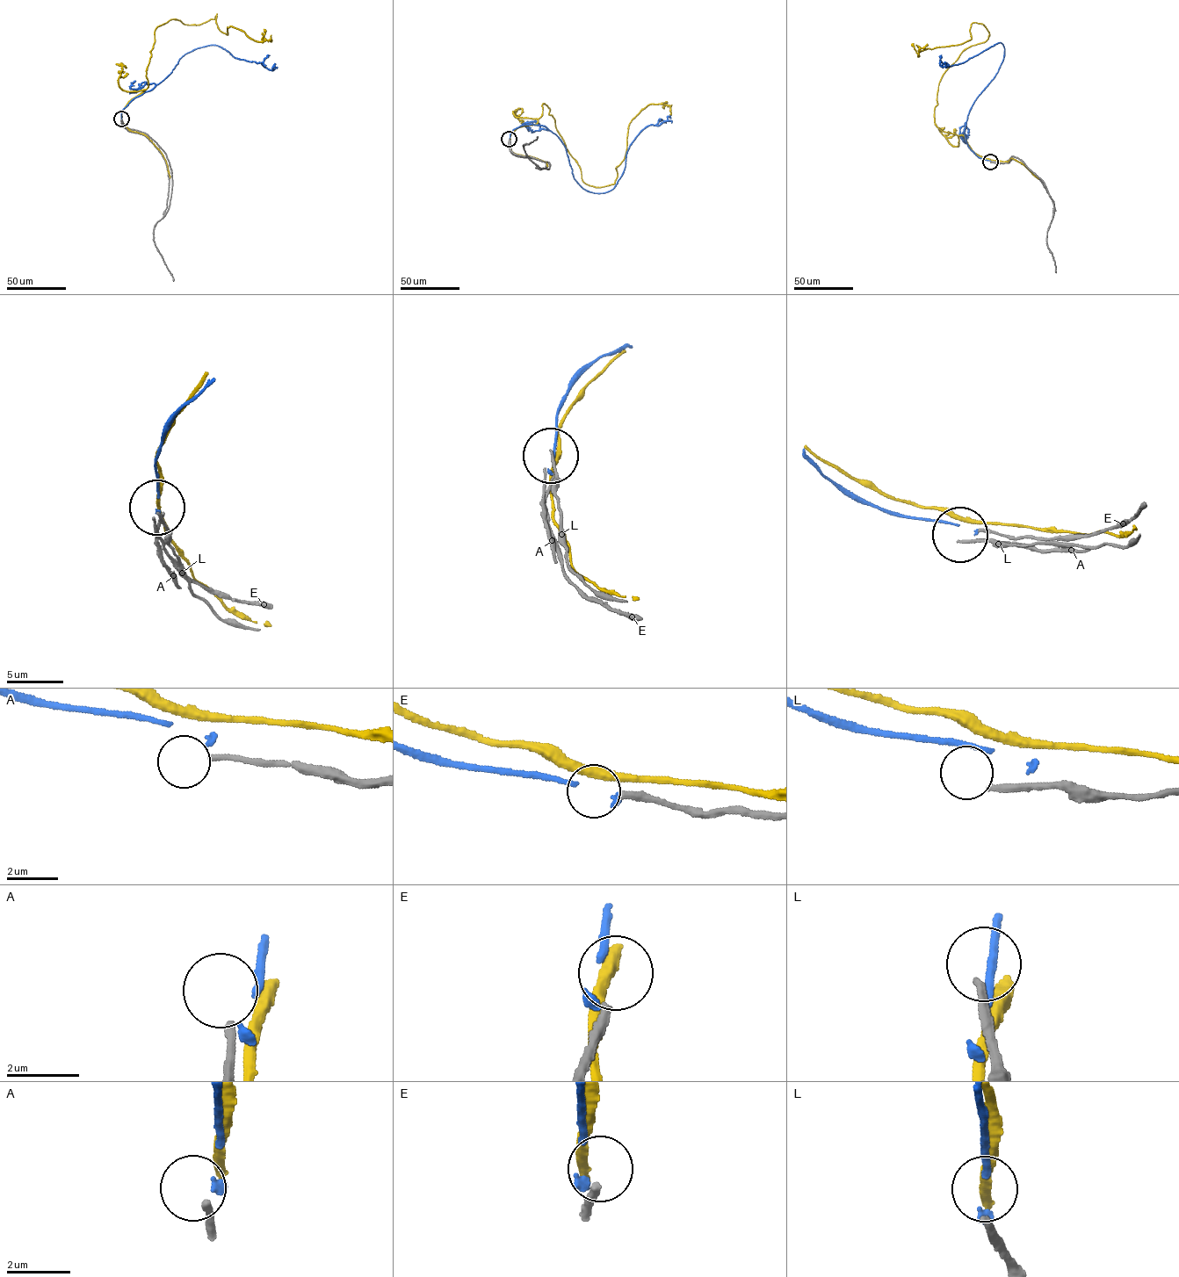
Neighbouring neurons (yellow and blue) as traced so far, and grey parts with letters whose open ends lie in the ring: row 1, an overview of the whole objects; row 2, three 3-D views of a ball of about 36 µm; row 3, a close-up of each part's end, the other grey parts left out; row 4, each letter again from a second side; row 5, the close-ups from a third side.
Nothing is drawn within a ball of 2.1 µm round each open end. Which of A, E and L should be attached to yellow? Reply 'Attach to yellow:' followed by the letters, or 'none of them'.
Attach to yellow: none of them

